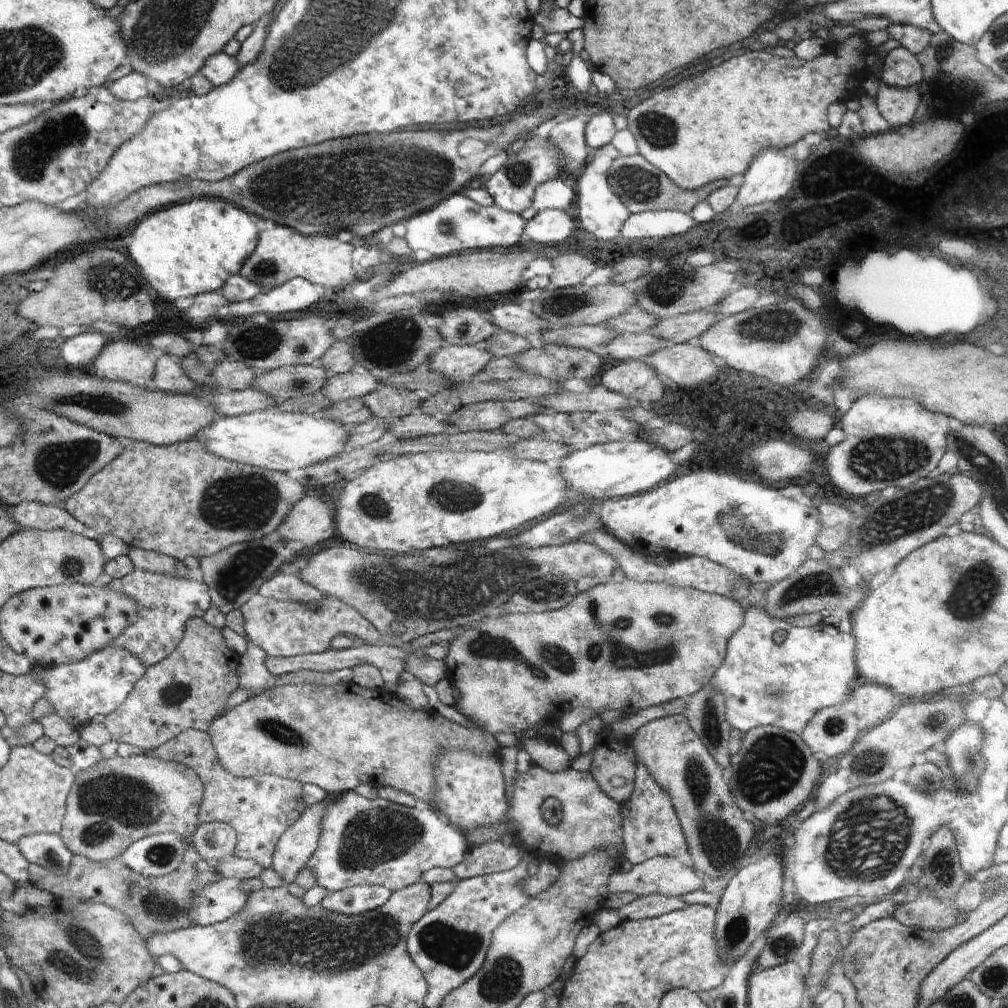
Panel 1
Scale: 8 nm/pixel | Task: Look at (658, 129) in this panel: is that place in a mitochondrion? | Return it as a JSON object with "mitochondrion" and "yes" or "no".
{"mitochondrion":"yes"}

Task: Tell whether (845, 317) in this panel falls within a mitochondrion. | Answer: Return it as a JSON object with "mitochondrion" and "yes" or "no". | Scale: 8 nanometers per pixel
{"mitochondrion":"no"}

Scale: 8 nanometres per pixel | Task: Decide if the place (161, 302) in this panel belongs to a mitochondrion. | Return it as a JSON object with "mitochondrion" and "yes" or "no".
{"mitochondrion":"no"}

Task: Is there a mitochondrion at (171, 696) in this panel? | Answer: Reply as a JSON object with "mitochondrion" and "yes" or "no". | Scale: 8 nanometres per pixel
{"mitochondrion":"yes"}

